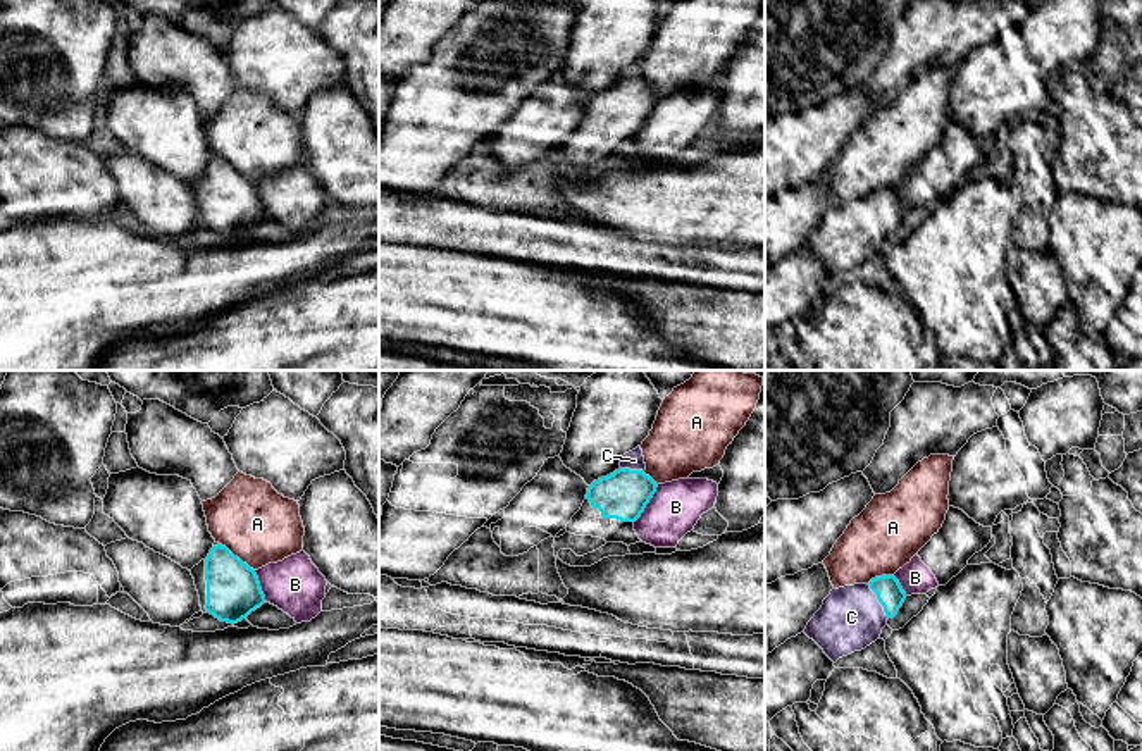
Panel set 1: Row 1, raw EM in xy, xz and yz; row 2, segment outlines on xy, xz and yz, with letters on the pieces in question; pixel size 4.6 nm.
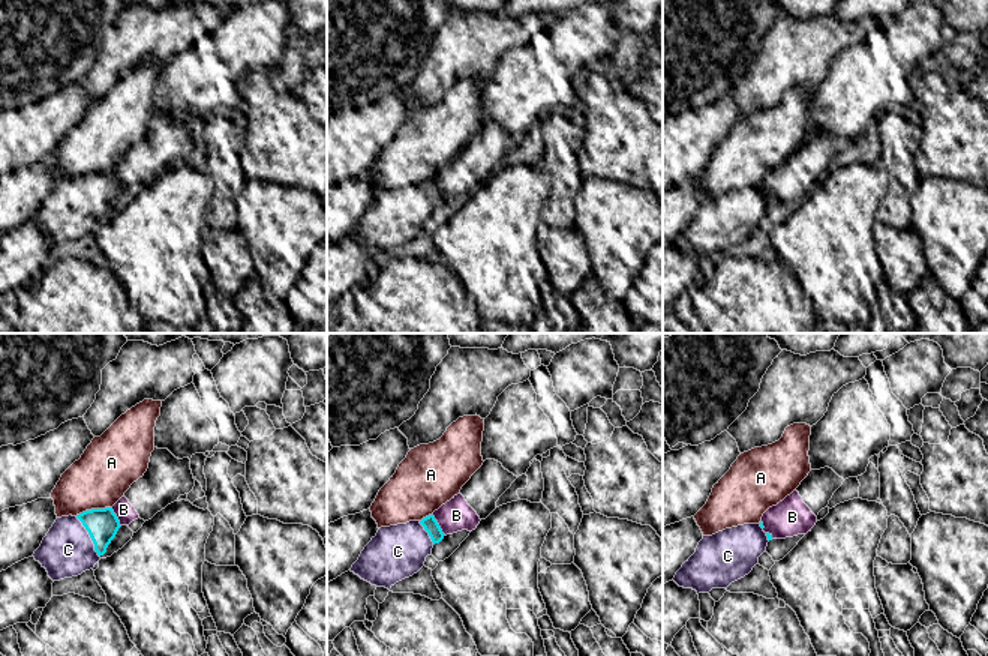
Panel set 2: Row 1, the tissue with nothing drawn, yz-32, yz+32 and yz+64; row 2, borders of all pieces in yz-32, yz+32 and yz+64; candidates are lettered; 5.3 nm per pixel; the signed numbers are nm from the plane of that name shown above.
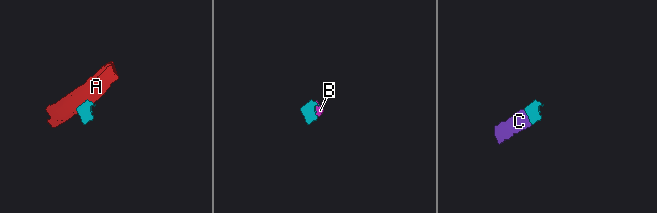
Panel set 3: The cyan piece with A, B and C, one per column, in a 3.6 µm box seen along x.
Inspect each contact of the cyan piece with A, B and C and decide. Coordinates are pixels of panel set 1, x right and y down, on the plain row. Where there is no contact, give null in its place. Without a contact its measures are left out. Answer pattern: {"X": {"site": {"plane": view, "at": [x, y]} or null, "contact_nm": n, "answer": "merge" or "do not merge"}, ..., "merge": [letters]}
{"A": {"site": {"plane": "xy", "at": [236, 171]}, "contact_nm": 220, "answer": "do not merge"}, "B": {"site": {"plane": "xz", "at": [648, 116]}, "contact_nm": 220, "answer": "do not merge"}, "C": {"site": {"plane": "yz", "at": [879, 216]}, "contact_nm": 190, "answer": "merge"}, "merge": ["C"]}

